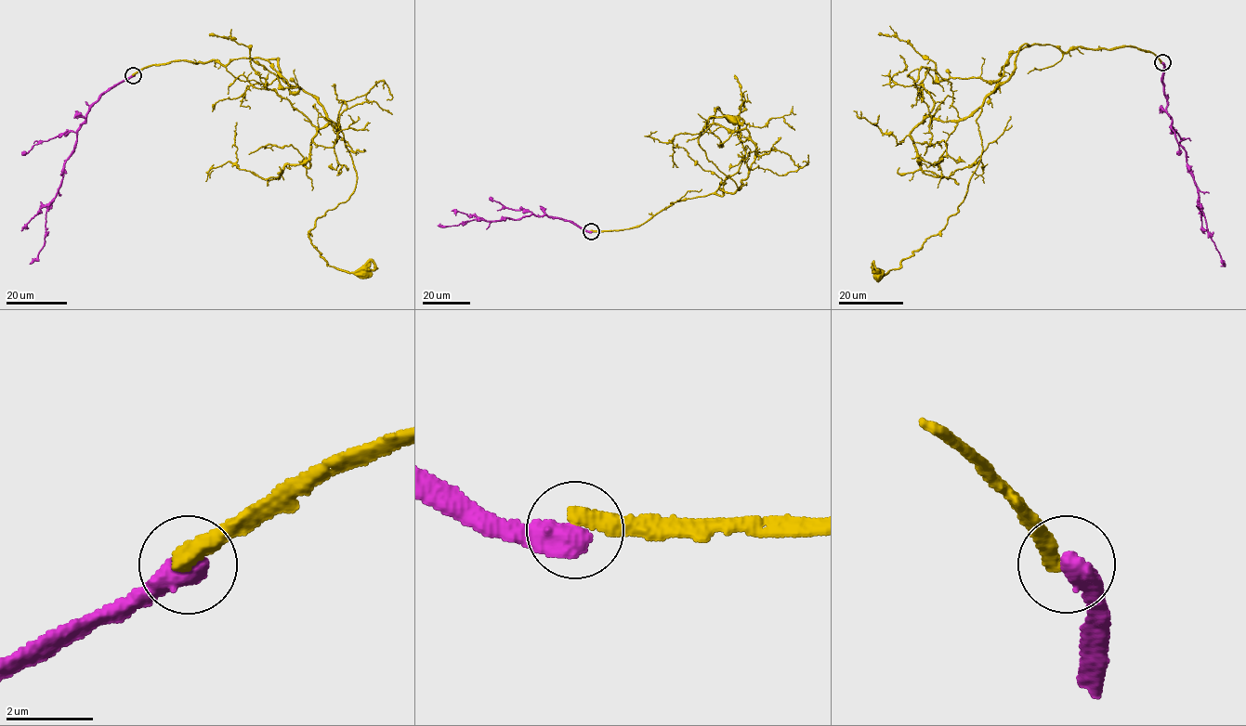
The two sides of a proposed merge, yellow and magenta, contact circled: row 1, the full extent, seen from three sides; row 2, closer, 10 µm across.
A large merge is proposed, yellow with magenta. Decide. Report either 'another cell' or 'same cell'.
another cell

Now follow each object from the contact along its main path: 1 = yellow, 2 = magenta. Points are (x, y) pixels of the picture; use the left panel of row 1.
1: (133, 75), (171, 61), (278, 58), (281, 77), (339, 125), (356, 173), (310, 242), (328, 265), (361, 271)
2: (133, 75), (100, 96), (81, 125), (76, 145), (64, 165), (60, 186), (46, 211), (43, 247), (29, 264)

